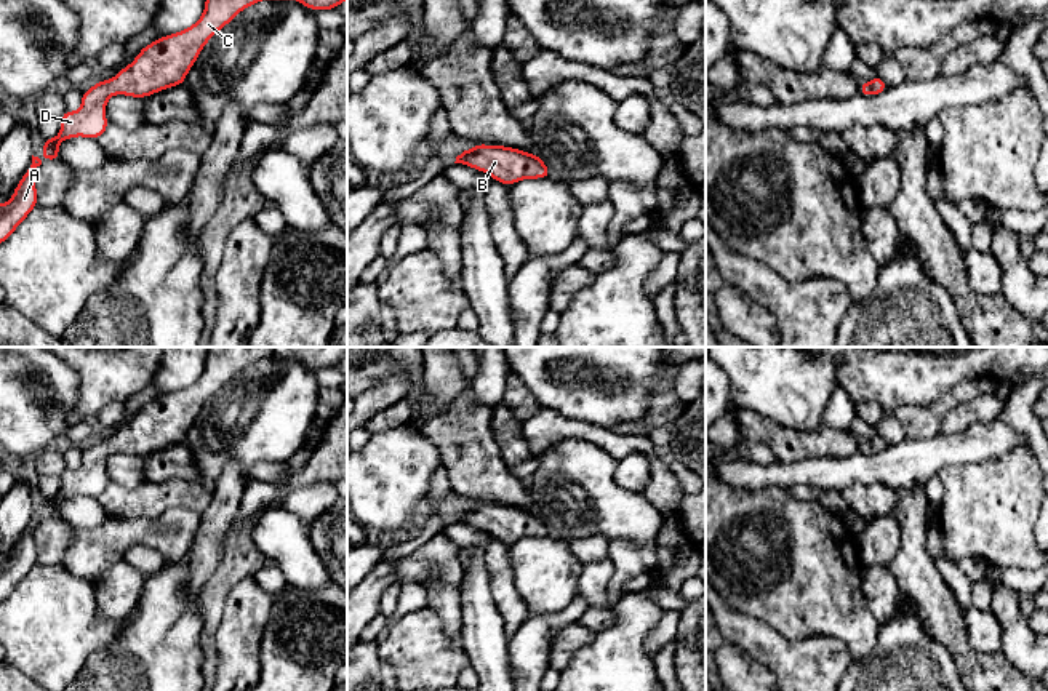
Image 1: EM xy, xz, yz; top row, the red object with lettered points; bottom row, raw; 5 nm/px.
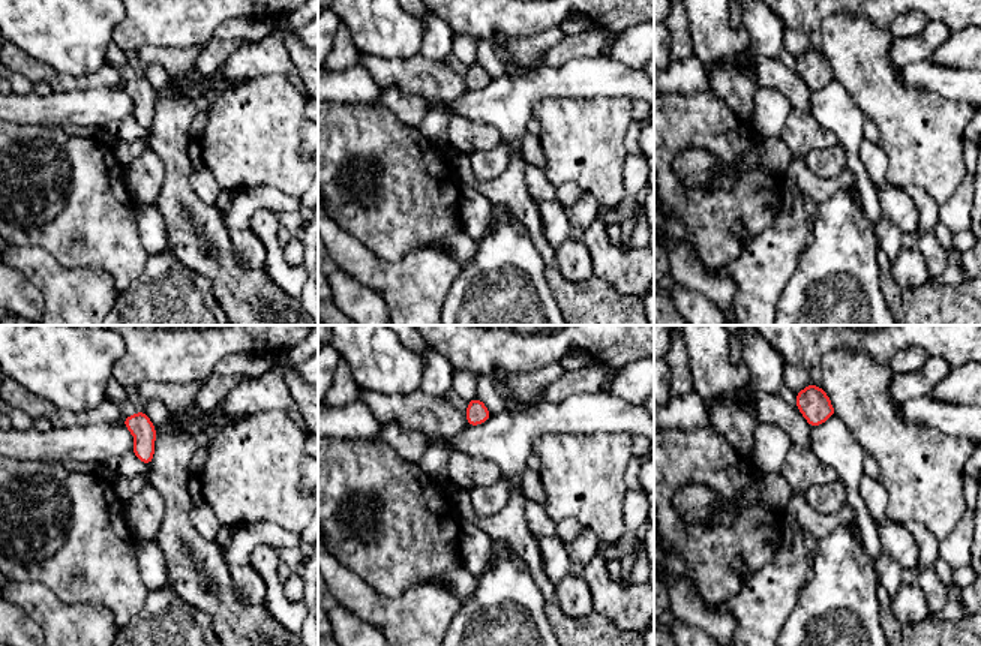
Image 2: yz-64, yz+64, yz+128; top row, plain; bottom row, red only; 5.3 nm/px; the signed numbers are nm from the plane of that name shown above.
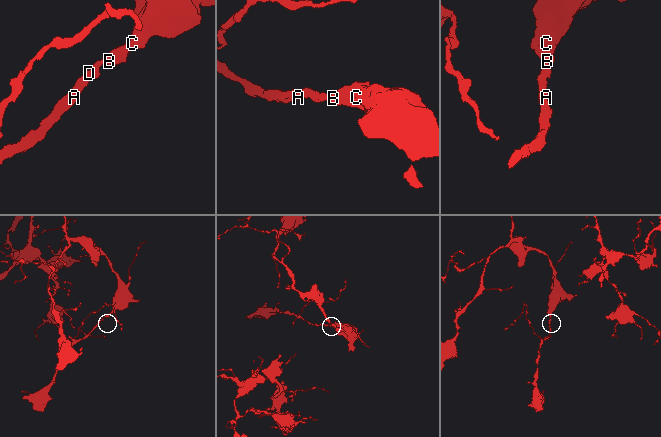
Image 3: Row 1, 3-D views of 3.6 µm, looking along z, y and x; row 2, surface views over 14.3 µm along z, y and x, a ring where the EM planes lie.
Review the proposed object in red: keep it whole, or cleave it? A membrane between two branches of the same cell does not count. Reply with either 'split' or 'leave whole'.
leave whole

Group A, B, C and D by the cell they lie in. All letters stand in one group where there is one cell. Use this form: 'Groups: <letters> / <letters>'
Groups: A B C D

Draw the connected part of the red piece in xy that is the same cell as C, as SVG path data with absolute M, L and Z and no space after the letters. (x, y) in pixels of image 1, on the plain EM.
M210 347L202 376L182 390L176 390L155 398L144 405L136 417L122 427L112 438L98 440L83 451L82 465L75 470L66 469L61 475L61 491L53 497L45 497L45 518L59 518L59 501L85 494L98 497L107 488L106 461L114 453L126 453L133 456L146 456L157 449L182 443L187 430L197 419L206 400L226 382L229 382L242 368L261 358L298 358L310 368L333 368L347 358L347 347Z

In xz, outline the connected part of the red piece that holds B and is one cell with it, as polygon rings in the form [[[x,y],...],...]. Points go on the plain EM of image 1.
[[[477,502],[456,515],[454,521],[488,531],[498,541],[512,544],[520,537],[549,536],[550,529],[539,513],[504,505]]]

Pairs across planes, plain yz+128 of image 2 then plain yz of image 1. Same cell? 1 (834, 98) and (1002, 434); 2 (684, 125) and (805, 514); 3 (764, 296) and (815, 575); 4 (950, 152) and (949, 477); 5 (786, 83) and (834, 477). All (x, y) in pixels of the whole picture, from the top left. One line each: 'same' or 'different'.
1: same
2: same
3: different
4: same
5: different

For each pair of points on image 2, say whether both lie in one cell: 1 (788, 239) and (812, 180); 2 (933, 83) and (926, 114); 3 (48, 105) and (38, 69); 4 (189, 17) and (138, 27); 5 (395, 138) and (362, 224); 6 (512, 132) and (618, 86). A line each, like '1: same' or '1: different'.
1: different
2: different
3: different
4: same
5: same
6: same

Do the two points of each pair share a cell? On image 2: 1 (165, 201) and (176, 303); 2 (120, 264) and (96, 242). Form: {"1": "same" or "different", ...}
{"1": "different", "2": "same"}

